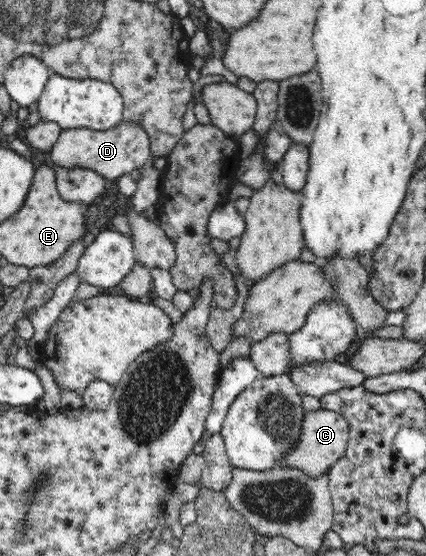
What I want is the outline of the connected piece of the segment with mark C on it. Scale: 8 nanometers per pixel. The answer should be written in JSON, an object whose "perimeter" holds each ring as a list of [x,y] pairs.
{"perimeter":[[[319,408],[316,411],[306,412],[302,423],[302,434],[292,452],[289,452],[281,461],[281,466],[302,469],[307,475],[317,477],[329,472],[330,467],[345,453],[349,437],[349,424],[344,415],[337,411]]]}

